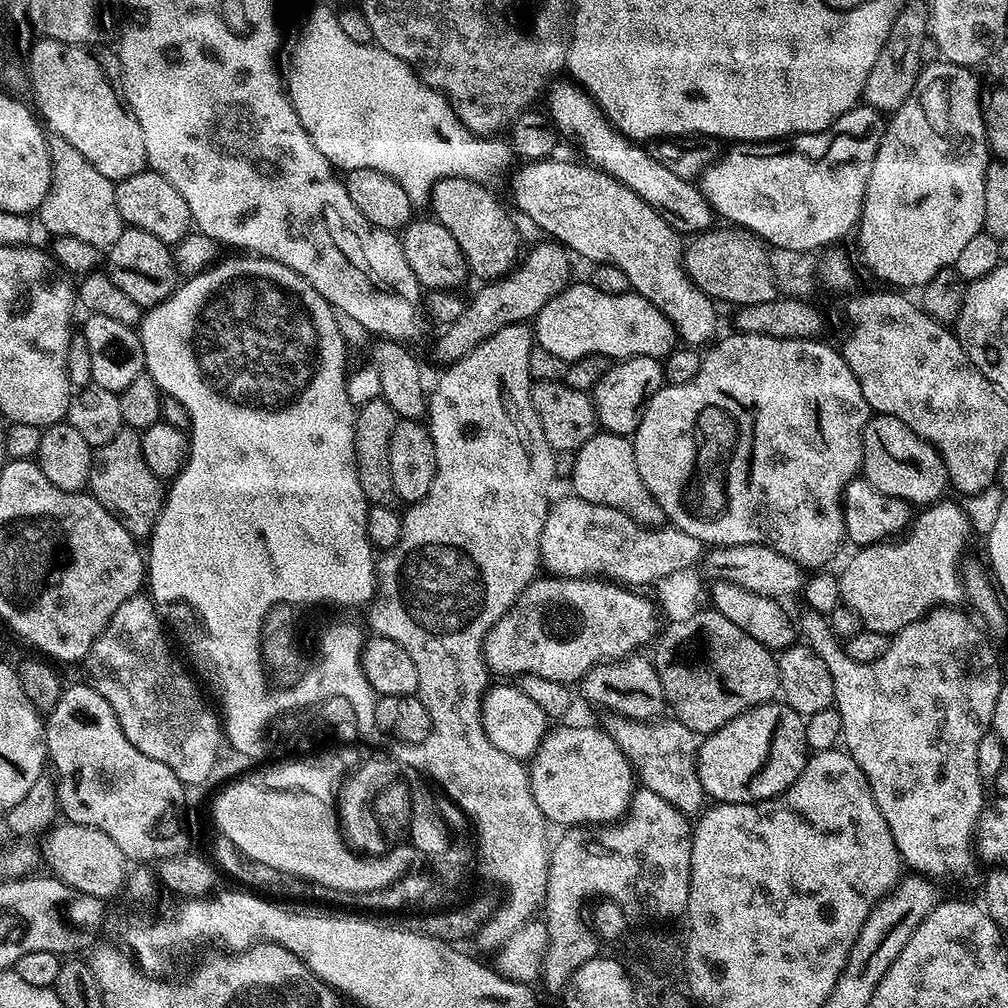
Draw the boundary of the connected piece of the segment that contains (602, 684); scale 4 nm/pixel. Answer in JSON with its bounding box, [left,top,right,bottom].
[578,654,666,722]

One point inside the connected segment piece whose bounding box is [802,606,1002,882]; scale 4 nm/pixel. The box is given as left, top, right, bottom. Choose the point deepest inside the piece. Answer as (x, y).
(913, 720)

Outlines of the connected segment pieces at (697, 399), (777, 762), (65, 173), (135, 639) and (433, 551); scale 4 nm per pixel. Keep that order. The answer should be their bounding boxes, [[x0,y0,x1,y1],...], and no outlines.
[[632,334,870,566],[696,702,810,804],[38,136,126,250],[86,594,222,786],[394,542,492,638]]

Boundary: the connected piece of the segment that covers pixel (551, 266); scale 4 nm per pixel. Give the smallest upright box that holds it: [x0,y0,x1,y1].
[440,242,572,361]

